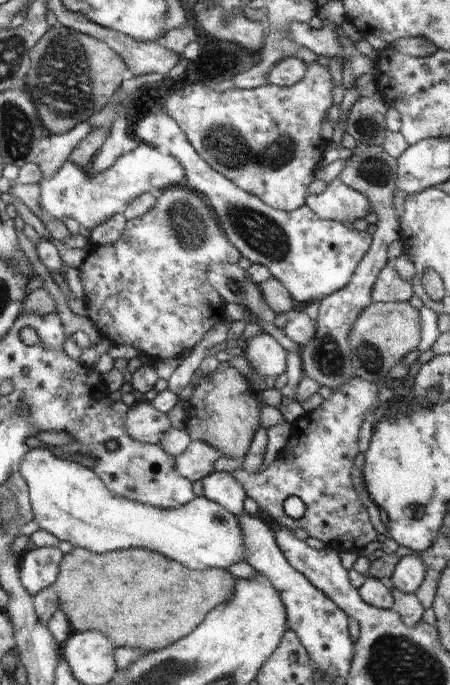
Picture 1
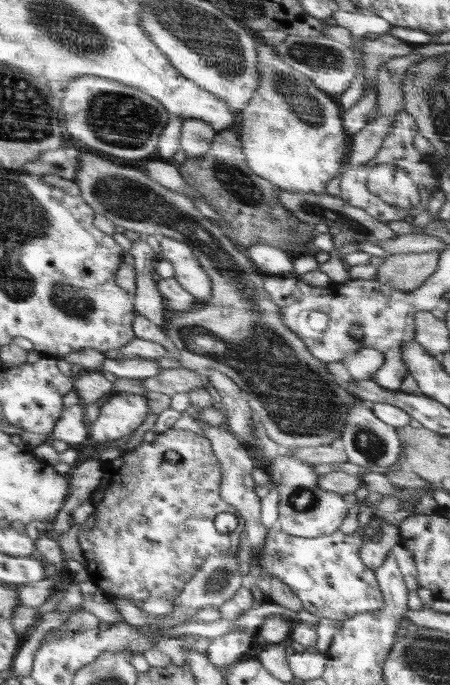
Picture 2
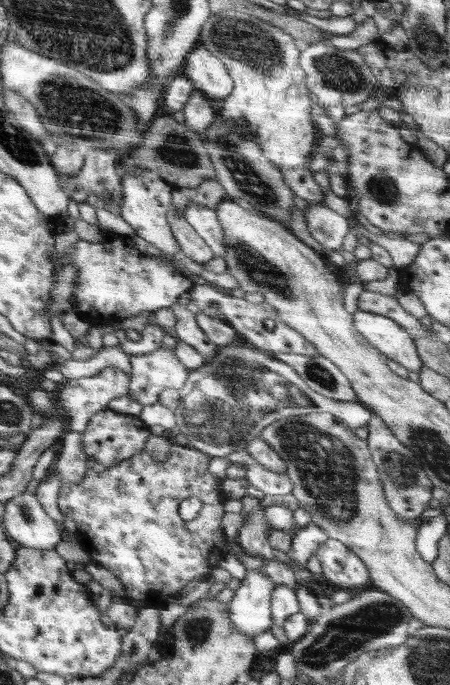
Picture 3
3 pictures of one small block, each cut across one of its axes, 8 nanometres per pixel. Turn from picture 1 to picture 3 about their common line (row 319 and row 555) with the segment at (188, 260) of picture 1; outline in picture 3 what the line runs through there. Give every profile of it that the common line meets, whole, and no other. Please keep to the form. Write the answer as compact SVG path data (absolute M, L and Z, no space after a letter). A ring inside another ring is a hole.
M172 440L170 453L164 461L154 460L142 450L118 465L106 467L103 472L89 468L80 483L62 479L57 495L59 510L78 526L74 534L82 550L92 556L92 562L110 570L120 580L128 602L135 607L161 608L192 580L208 578L218 566L218 560L228 554L228 540L222 531L222 516L228 497L222 490L222 480L208 471L210 459L210 455ZM190 497L200 499L202 509L193 520L182 520L178 513L180 504Z

